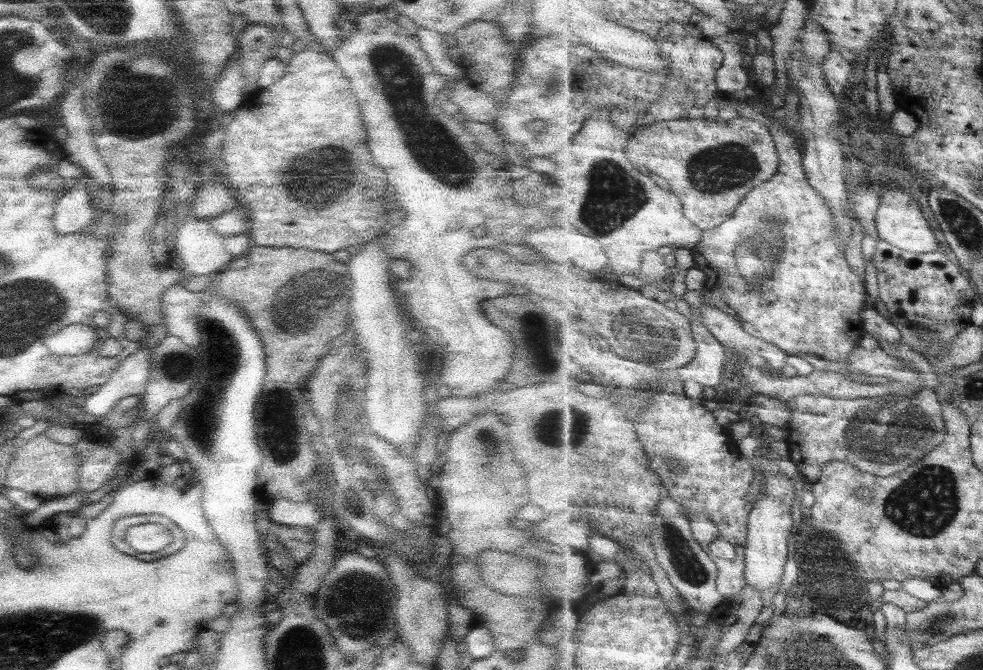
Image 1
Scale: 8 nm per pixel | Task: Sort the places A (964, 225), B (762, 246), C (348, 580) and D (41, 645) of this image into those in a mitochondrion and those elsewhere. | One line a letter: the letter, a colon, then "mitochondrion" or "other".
A: mitochondrion
B: mitochondrion
C: mitochondrion
D: mitochondrion

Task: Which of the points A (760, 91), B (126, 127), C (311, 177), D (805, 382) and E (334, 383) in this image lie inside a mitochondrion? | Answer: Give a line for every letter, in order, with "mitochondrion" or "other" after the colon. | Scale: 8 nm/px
A: other
B: mitochondrion
C: mitochondrion
D: other
E: other

